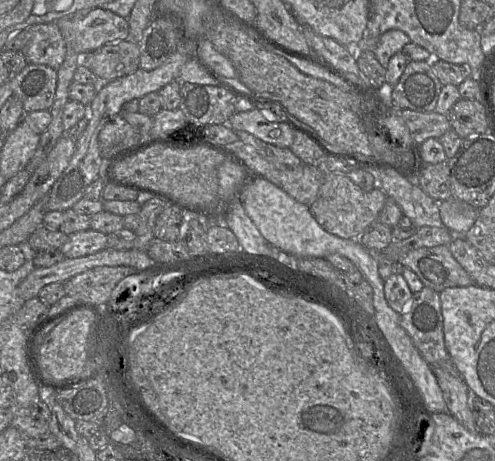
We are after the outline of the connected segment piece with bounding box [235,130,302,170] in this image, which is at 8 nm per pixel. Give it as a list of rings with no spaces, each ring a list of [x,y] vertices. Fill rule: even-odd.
[[[235,131],[241,142],[252,146],[263,158],[277,169],[289,170],[302,165],[302,161],[289,148],[266,143],[245,131]]]

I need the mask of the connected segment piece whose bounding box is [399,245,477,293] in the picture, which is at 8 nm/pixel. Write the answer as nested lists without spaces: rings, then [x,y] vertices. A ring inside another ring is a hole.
[[[448,245],[411,250],[399,262],[416,273],[425,287],[438,293],[450,287],[477,285],[453,257]]]

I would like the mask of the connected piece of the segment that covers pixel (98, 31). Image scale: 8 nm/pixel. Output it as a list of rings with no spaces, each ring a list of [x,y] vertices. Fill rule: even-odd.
[[[100,7],[91,9],[82,19],[65,17],[59,19],[56,23],[66,45],[72,46],[81,56],[89,55],[108,43],[129,39],[128,19]]]

